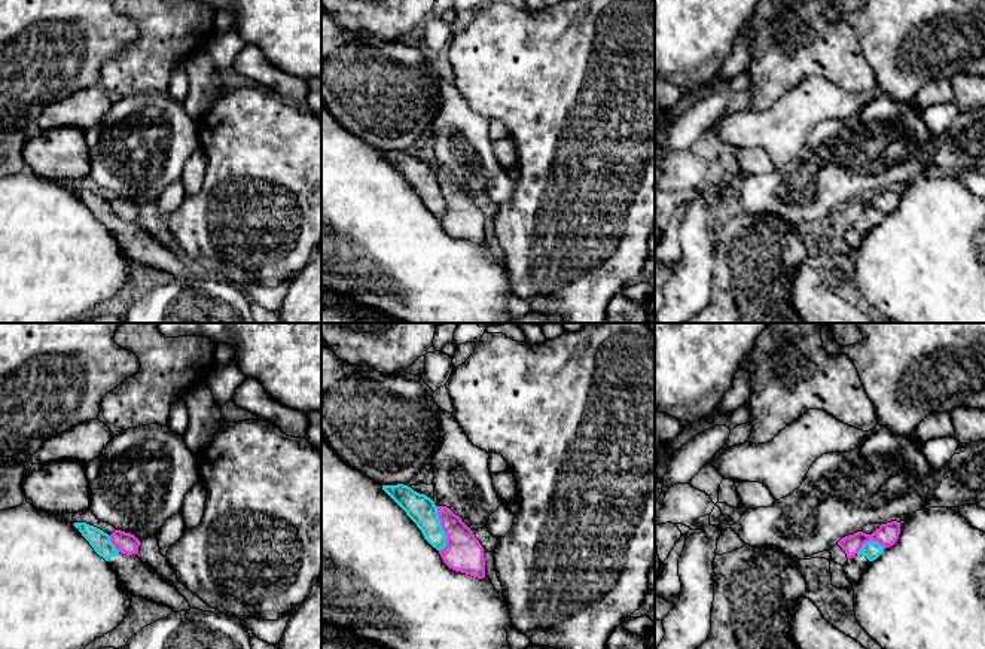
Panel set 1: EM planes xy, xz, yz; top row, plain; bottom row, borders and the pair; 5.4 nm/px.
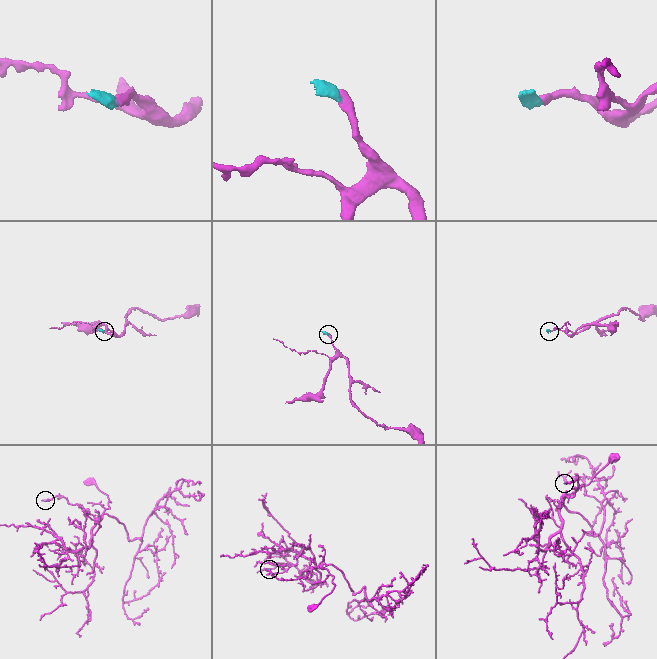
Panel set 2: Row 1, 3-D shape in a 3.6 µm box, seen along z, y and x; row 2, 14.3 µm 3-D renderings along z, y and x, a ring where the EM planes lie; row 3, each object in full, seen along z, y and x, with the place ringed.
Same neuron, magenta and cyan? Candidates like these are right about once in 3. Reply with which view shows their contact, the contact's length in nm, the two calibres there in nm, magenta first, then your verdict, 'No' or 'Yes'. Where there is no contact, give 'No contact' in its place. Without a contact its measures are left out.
Touches magenta in xz. Shared border 240 nm. Thickness 200 nm (magenta) against 160 nm. No

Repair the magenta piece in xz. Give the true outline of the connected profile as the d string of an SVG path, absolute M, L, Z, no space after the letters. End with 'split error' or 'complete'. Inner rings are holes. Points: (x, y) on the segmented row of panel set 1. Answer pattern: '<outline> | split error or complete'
M437 506L440 525L446 534L446 546L439 551L443 563L473 578L485 578L484 548L473 531L446 506Z | complete

